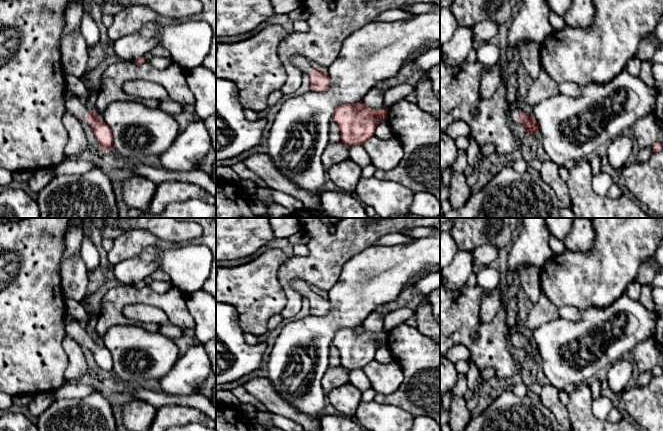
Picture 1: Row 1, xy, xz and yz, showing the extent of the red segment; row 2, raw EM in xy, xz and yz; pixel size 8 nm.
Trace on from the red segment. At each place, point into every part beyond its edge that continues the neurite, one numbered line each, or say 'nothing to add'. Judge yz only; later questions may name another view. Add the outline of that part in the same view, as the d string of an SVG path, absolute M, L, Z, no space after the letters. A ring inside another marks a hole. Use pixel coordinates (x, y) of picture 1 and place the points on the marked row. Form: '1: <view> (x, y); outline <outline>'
1: yz (513, 111); outline M510 102L510 105L507 110L507 118L512 120L513 122L517 122L519 113L519 107L515 103Z

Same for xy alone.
1: xy (73, 105); outline M78 96L65 99L65 112L73 115L81 123L86 123L89 110Z

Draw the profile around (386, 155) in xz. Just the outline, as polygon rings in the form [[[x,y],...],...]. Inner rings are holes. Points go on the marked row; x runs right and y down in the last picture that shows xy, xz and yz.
[[[374,136],[364,142],[363,147],[377,170],[390,171],[396,168],[404,156],[402,146],[395,138],[383,140]]]

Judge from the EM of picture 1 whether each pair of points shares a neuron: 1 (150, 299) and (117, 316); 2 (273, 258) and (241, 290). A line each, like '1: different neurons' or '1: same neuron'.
1: same neuron
2: same neuron

